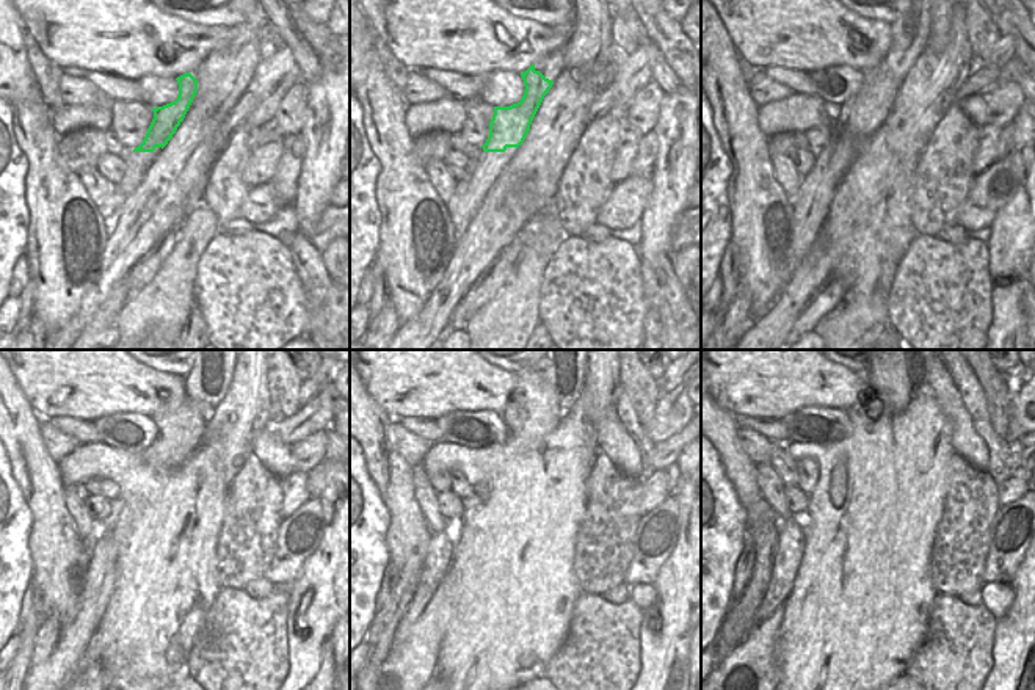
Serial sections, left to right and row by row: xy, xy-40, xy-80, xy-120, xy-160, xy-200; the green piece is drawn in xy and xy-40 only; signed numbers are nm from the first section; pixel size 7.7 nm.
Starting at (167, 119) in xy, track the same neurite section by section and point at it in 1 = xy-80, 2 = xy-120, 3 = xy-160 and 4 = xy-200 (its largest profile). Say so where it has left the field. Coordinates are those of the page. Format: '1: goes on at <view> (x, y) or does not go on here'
1: goes on at xy-80 (861, 115)
2: goes on at xy-120 (181, 425)
3: goes on at xy-160 (532, 413)
4: goes on at xy-200 (886, 391)

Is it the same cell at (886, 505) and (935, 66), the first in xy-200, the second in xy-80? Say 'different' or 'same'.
different

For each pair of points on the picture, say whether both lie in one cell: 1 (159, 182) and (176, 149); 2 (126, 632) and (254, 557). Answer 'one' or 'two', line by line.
1: one
2: two

